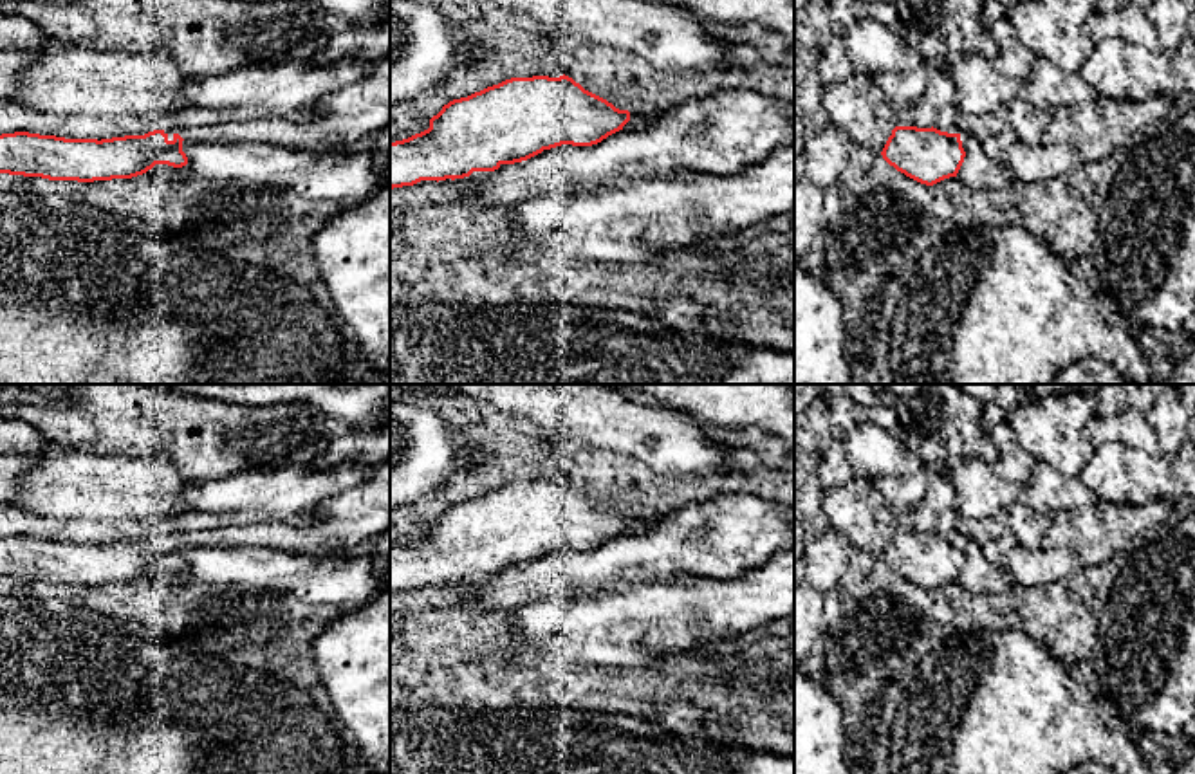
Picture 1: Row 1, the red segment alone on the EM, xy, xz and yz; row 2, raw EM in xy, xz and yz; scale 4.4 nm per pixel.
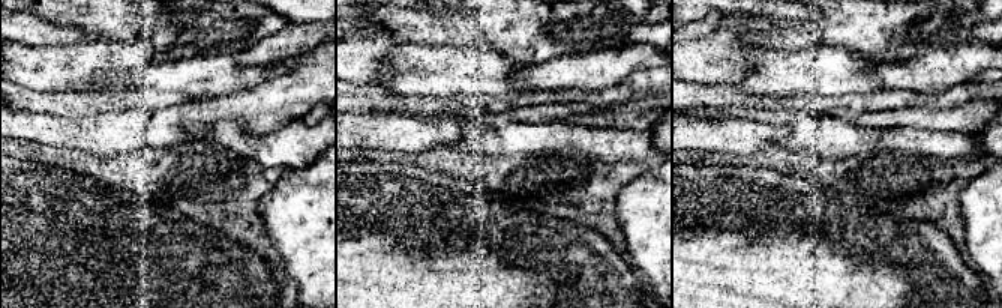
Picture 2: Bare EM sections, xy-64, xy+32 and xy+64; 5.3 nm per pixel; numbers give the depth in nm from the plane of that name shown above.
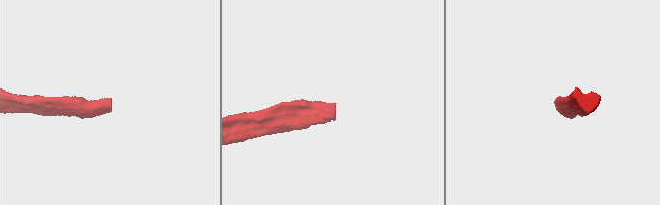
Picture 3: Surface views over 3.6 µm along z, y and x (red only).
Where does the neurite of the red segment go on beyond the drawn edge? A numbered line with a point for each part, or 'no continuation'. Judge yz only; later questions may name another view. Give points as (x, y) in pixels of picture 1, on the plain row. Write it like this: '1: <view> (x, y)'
1: yz (892, 518)

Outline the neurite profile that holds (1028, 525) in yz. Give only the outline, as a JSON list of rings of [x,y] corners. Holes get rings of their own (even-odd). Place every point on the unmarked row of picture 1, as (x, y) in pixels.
[[[1022,498],[1009,509],[1007,527],[1027,550],[1036,550],[1042,545],[1042,538],[1049,523],[1051,516],[1034,511]]]

